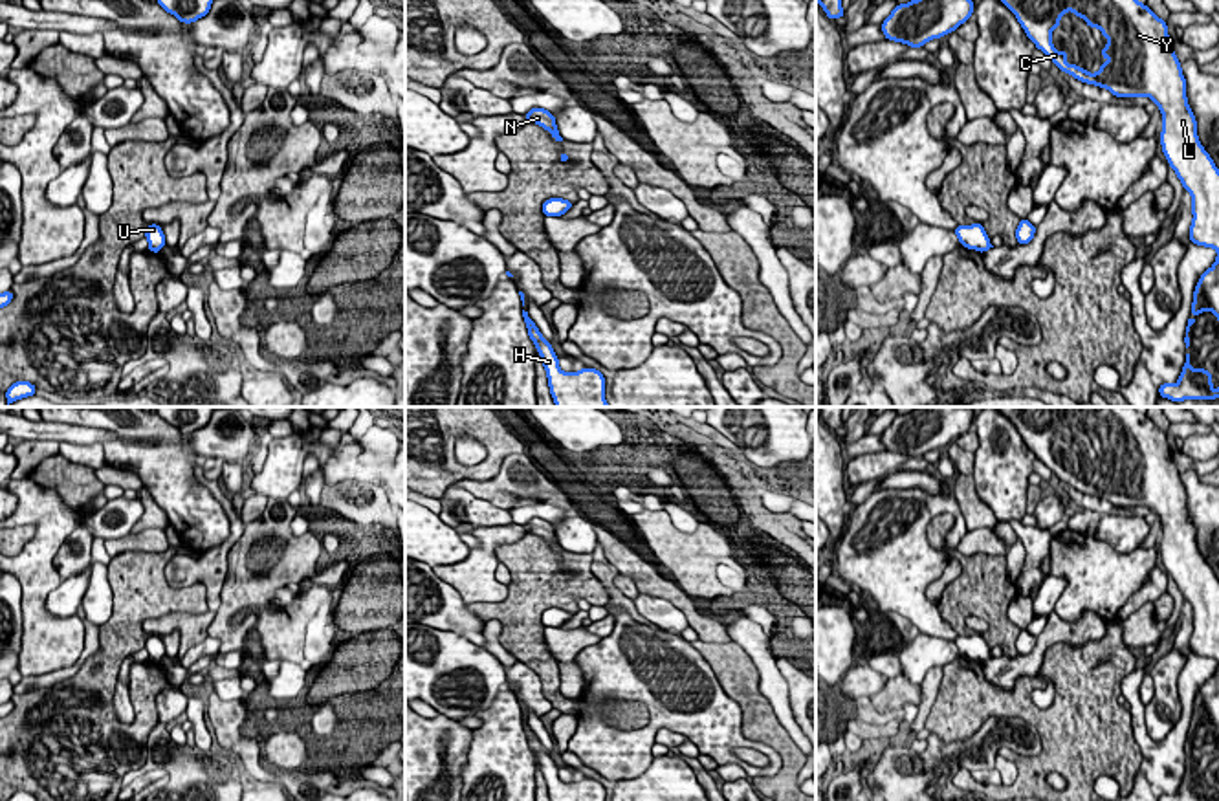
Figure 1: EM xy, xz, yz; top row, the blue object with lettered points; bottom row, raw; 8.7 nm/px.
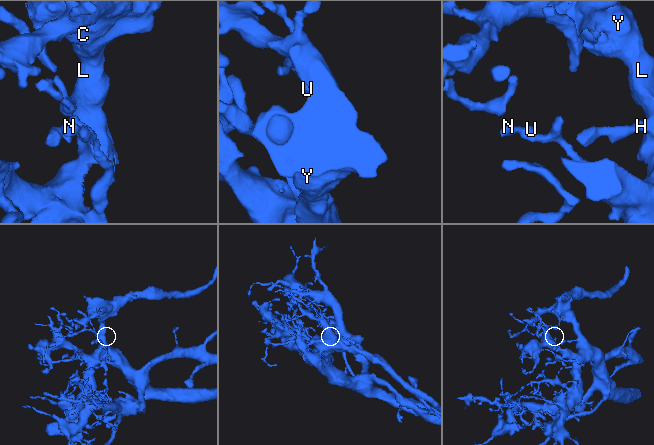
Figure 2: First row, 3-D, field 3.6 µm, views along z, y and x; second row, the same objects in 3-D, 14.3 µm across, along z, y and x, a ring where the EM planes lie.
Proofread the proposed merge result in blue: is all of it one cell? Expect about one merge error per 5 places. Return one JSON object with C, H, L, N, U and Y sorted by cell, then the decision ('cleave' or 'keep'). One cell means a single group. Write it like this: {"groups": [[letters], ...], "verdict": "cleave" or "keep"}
{"groups": [["C", "H", "L", "N", "U", "Y"]], "verdict": "keep"}

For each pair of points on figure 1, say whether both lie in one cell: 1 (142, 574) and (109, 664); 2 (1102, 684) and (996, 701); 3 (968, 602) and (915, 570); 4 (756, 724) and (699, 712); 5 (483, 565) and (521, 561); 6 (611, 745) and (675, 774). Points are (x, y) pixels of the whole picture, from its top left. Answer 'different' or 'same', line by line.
1: same
2: same
3: different
4: different
5: different
6: different

